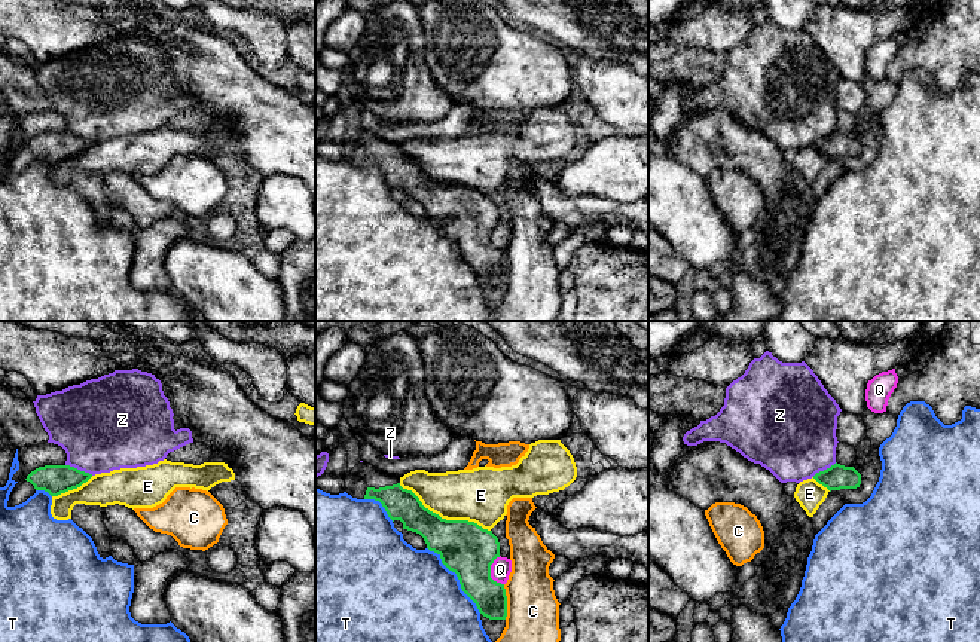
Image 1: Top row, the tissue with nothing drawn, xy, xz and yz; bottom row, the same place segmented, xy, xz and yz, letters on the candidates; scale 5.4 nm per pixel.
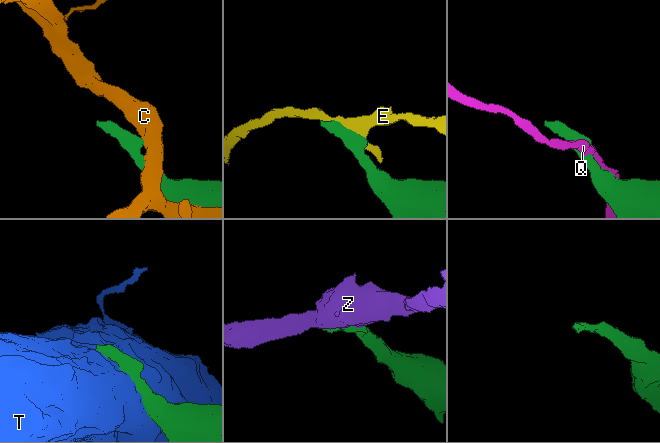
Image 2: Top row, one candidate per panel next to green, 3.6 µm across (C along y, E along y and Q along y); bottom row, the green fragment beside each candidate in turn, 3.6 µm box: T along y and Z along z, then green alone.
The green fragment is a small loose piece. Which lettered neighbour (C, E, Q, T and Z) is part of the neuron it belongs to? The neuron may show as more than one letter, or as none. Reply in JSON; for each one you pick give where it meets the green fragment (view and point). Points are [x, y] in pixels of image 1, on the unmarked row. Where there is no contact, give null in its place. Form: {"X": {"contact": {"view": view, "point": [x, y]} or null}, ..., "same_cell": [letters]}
{"same_cell": []}

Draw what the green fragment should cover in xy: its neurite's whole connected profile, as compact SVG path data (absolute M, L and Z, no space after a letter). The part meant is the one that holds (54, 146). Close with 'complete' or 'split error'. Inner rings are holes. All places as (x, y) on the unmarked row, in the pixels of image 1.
M45 132L31 138L25 147L15 152L9 162L7 174L25 169L37 158L45 158L51 163L58 163L80 155L92 141L70 132Z; split error

